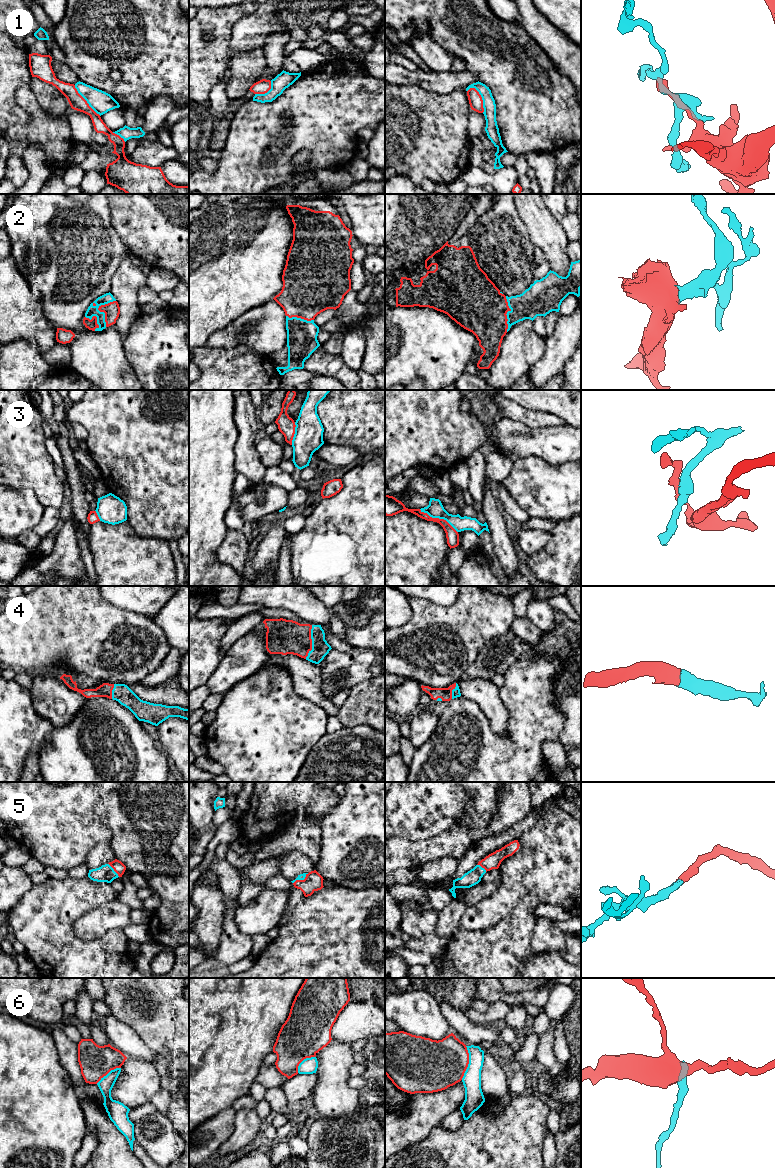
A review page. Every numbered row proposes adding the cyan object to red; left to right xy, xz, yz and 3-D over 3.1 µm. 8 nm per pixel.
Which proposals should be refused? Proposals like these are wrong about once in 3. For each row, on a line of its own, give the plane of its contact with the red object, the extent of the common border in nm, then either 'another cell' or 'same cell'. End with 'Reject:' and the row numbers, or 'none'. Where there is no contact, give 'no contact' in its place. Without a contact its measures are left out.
1: yz | 240 nm | another cell
2: xy | 240 nm | same cell
3: yz | 360 nm | another cell
4: xz | 280 nm | same cell
5: xz | 150 nm | same cell
6: yz | 280 nm | another cell
Reject: 1, 3, 6

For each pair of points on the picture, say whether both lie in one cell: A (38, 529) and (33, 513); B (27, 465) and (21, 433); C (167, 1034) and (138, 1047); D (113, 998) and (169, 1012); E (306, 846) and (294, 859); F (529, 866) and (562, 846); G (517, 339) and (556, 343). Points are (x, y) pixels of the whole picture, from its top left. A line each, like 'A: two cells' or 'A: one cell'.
A: two cells
B: one cell
C: two cells
D: one cell
E: two cells
F: one cell
G: two cells

